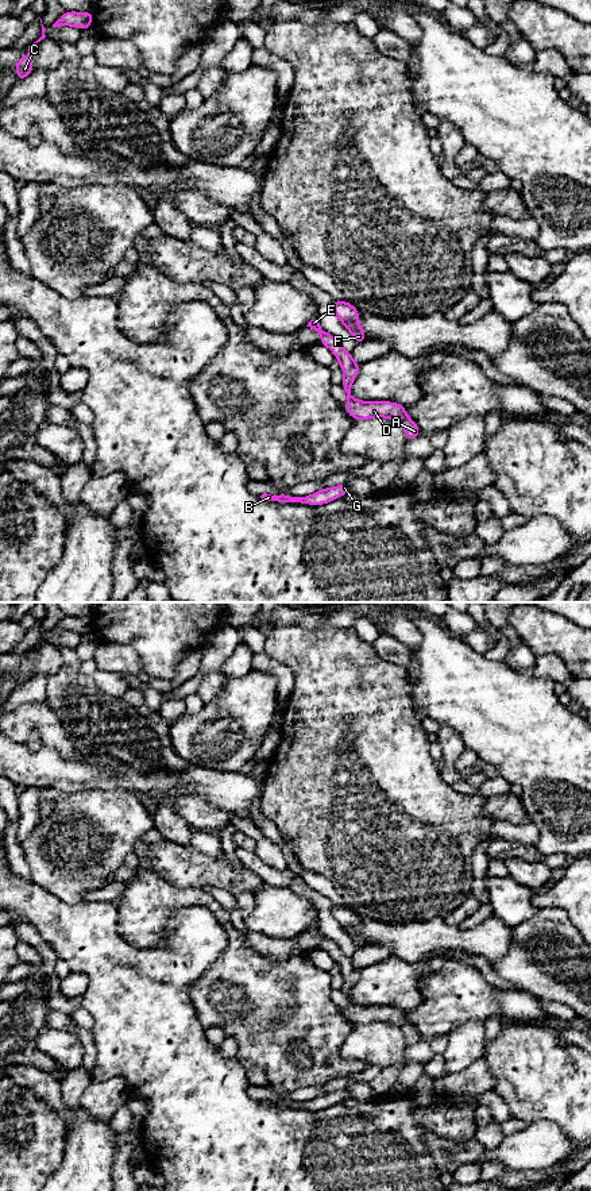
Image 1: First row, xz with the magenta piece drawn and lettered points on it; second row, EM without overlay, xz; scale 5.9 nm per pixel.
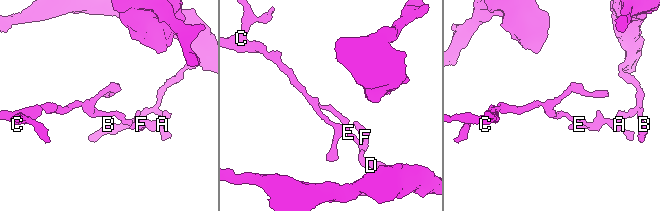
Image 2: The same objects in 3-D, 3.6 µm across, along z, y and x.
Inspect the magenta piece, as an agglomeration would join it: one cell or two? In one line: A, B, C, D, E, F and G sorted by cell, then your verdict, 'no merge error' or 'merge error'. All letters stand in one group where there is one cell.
groups A B D F G / C E; merge error

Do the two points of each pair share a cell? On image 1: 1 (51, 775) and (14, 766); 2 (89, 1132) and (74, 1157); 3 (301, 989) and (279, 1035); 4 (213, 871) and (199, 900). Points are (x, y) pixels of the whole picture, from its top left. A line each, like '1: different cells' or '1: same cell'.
1: same cell
2: same cell
3: same cell
4: different cells

